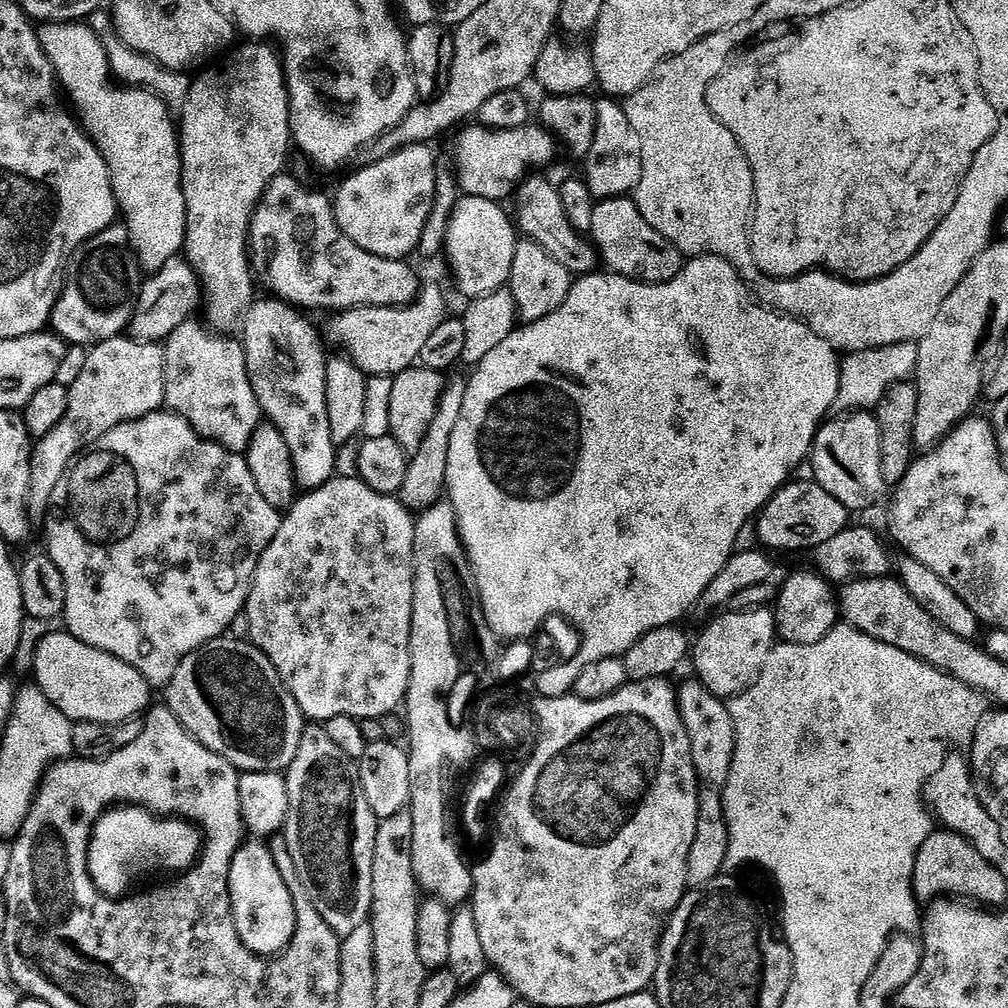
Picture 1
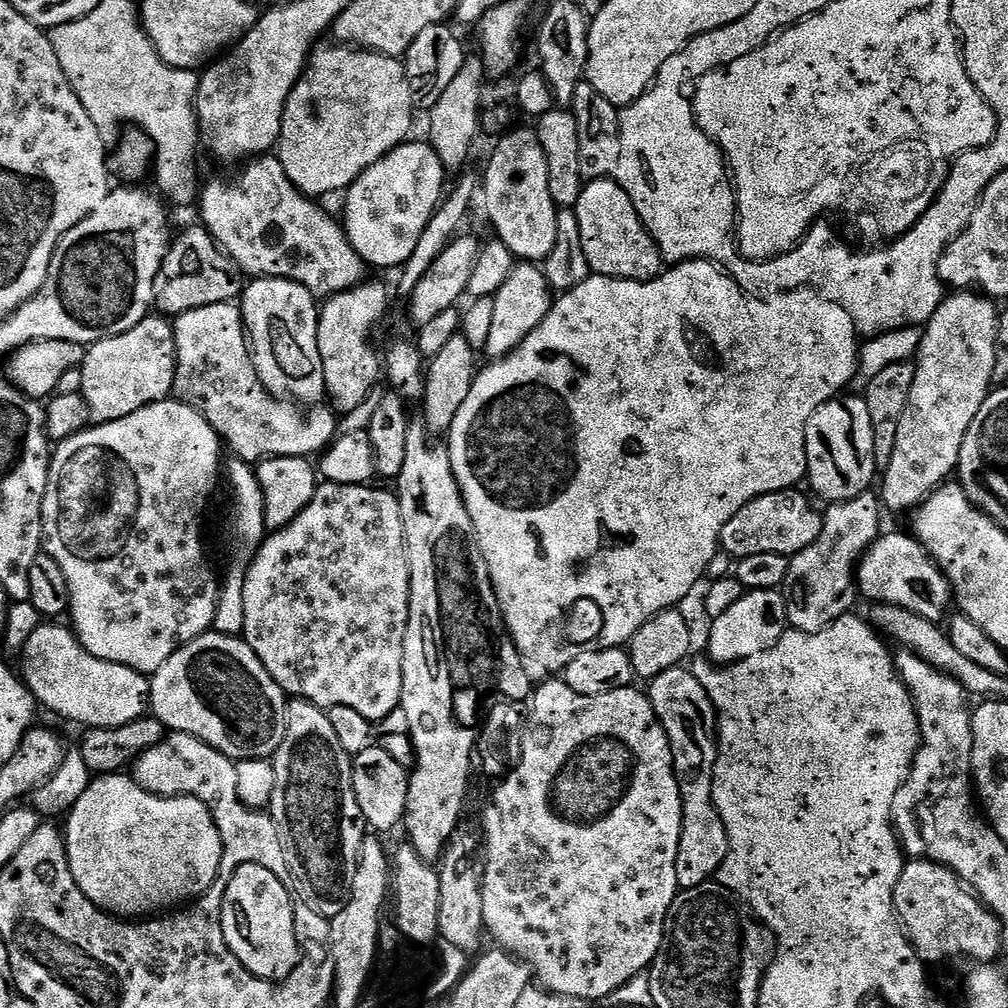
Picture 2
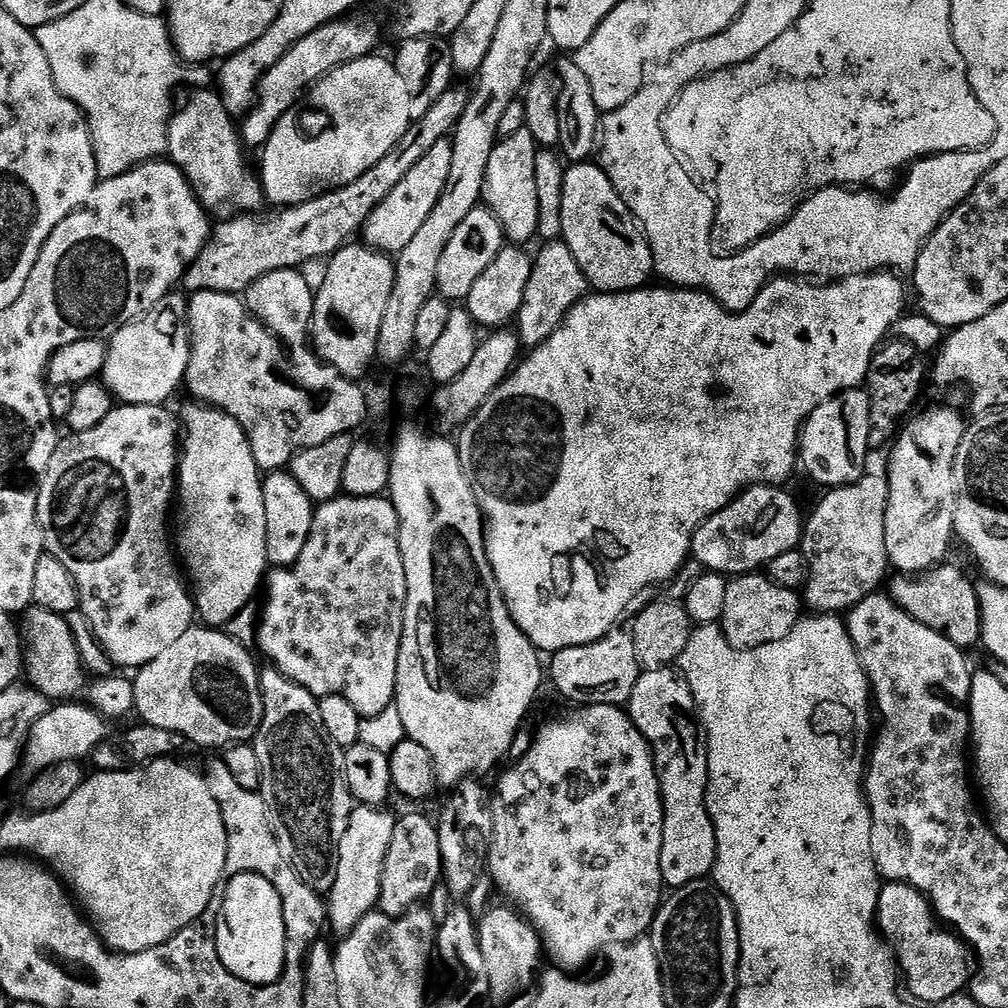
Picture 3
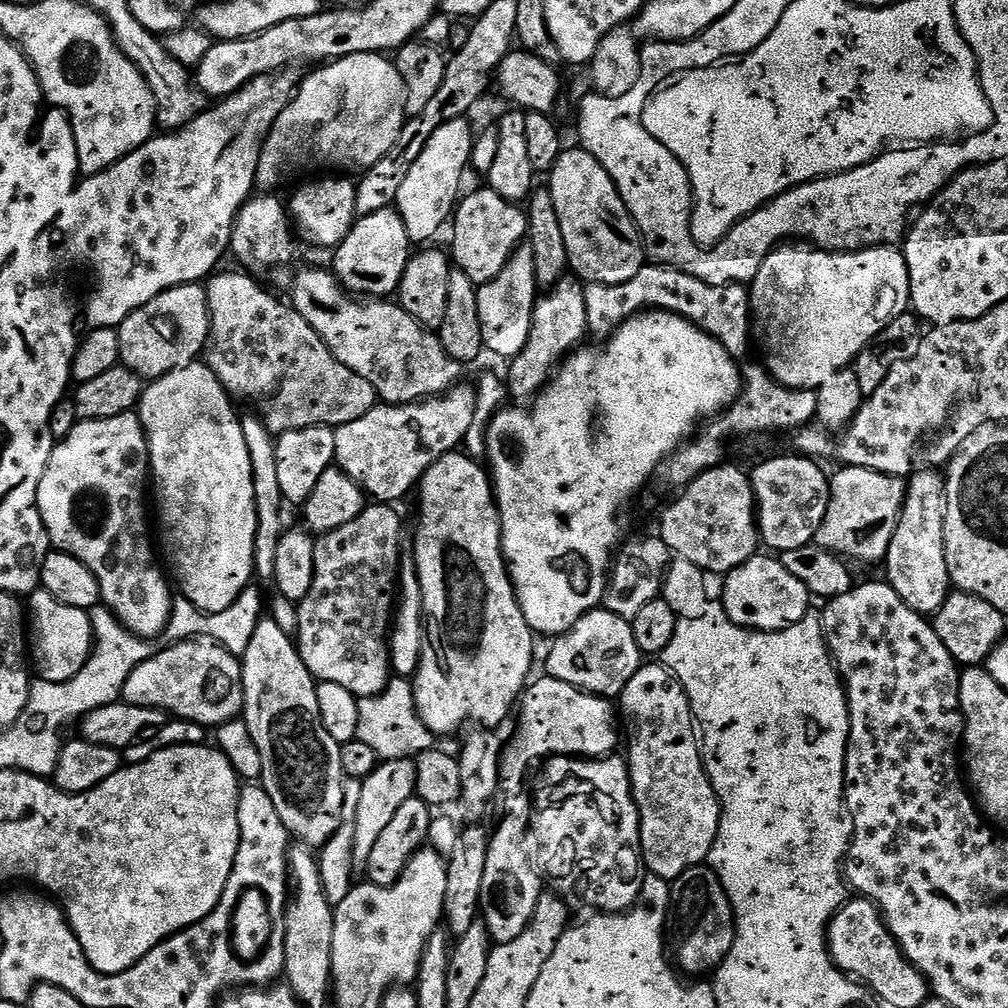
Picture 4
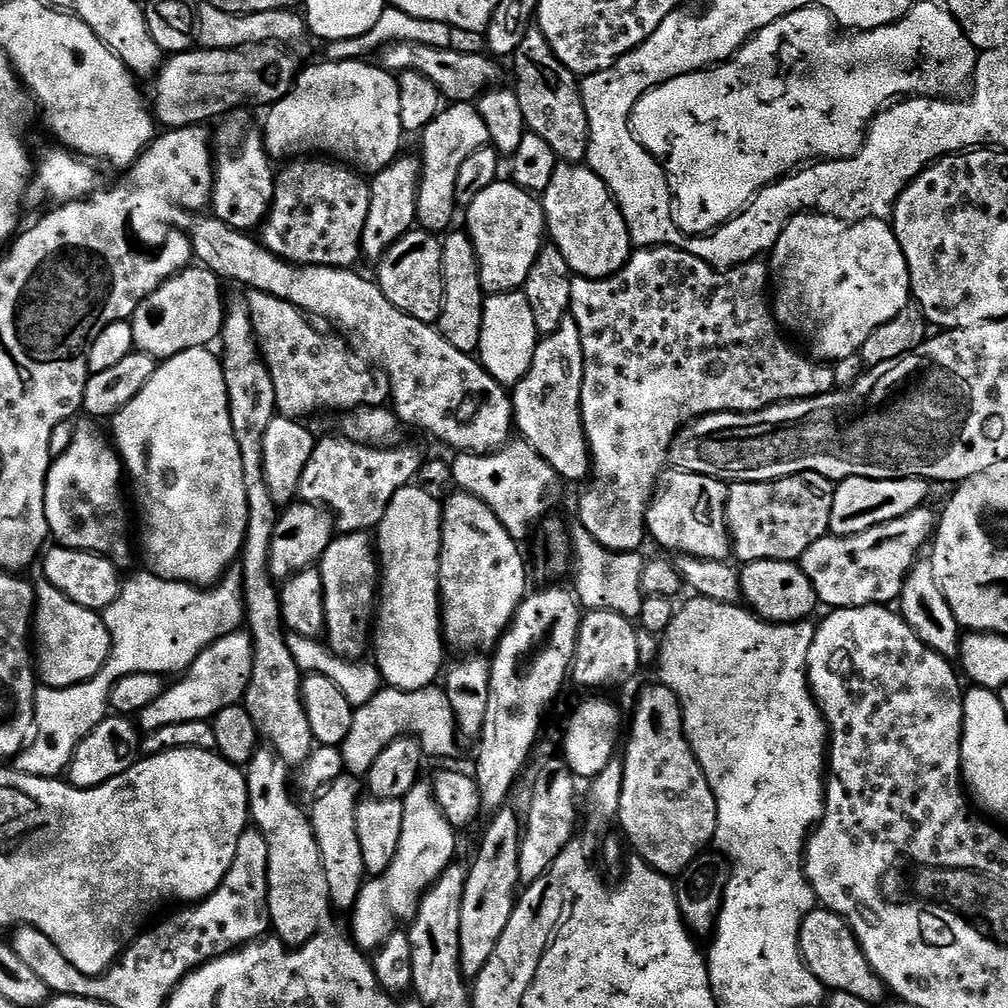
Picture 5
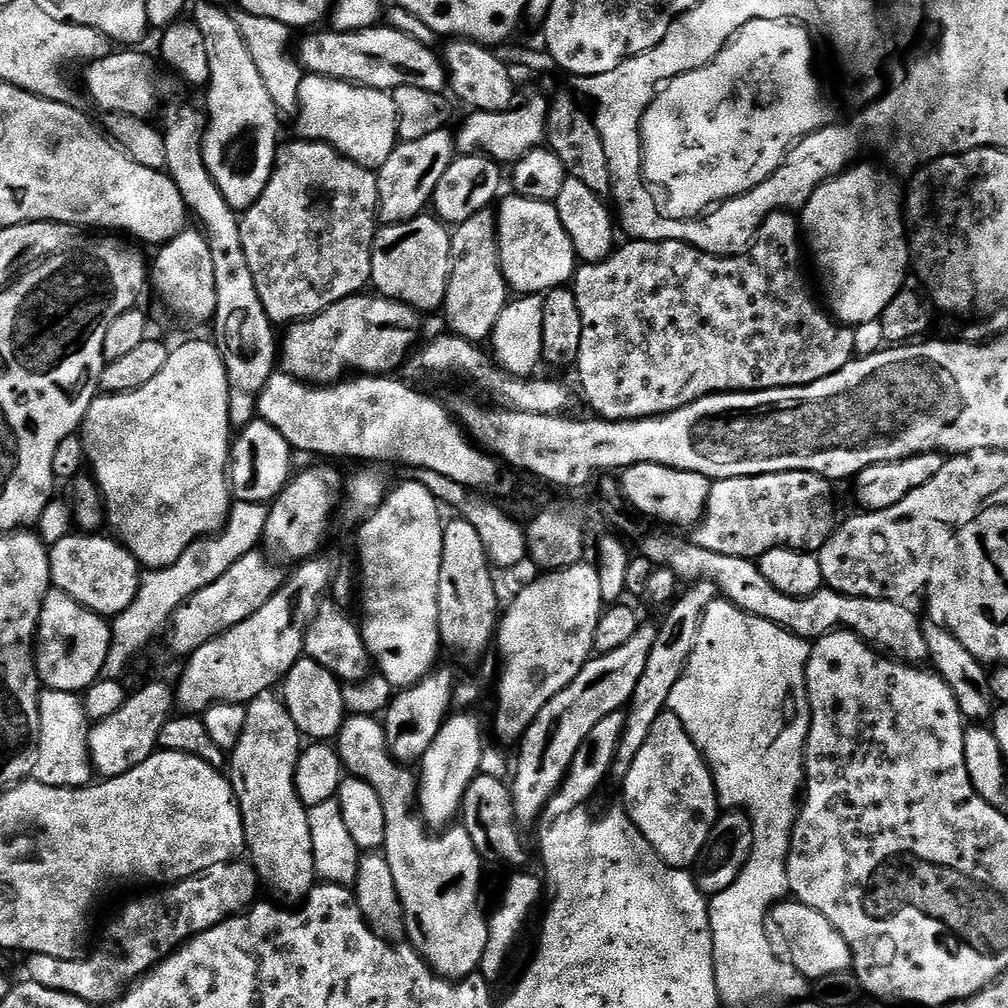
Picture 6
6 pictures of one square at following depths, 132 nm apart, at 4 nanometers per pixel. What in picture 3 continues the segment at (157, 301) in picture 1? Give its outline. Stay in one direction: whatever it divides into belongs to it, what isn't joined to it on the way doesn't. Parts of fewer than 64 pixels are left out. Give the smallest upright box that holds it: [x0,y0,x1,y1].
[182,86,469,294]

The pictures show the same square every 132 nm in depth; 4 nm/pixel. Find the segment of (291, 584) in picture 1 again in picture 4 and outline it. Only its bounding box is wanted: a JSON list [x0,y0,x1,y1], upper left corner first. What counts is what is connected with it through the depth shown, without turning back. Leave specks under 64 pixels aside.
[294,502,402,698]

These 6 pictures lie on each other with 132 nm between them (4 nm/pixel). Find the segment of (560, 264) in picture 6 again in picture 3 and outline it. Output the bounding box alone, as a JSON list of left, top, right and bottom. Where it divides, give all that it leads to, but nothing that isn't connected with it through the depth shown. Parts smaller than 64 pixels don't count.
[436,206,505,302]

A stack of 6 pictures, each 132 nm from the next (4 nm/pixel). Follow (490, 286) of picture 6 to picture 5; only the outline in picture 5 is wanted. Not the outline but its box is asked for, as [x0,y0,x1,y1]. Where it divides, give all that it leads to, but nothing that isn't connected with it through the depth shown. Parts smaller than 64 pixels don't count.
[438,230,486,354]

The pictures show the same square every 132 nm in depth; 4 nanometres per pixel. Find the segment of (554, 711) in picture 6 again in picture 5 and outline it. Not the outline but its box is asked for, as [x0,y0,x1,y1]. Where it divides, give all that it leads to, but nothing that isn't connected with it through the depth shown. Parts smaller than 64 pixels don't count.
[460,783,530,978]

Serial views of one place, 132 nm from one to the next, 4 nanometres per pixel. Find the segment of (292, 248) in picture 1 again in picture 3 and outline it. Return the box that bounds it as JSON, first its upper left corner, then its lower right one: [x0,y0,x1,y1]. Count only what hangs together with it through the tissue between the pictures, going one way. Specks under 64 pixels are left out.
[168,90,266,214]

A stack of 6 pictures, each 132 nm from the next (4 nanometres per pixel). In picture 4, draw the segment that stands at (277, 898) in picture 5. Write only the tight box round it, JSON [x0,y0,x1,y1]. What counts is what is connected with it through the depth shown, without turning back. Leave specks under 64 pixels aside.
[282,844,334,1000]

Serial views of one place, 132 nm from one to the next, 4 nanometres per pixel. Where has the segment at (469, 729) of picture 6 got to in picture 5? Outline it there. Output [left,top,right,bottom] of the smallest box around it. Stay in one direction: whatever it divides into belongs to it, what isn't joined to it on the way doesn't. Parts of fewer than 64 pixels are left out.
[350,783,457,953]

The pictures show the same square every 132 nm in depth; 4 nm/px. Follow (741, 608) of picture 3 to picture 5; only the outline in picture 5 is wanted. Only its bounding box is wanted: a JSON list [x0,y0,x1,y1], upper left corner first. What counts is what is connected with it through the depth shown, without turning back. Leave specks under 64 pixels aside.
[740,560,818,624]

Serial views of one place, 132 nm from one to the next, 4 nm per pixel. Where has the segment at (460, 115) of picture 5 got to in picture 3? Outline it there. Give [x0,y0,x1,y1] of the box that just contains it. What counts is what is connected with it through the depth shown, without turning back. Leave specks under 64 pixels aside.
[362,139,454,254]

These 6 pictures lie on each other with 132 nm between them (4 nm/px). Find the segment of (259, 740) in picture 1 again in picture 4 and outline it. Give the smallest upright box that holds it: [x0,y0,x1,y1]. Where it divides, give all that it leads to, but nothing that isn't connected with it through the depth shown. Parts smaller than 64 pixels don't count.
[123,638,244,726]

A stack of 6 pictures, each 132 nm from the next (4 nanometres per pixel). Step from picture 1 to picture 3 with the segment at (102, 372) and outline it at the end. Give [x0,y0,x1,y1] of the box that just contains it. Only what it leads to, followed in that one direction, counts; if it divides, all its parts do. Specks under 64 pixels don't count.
[102,292,192,405]

